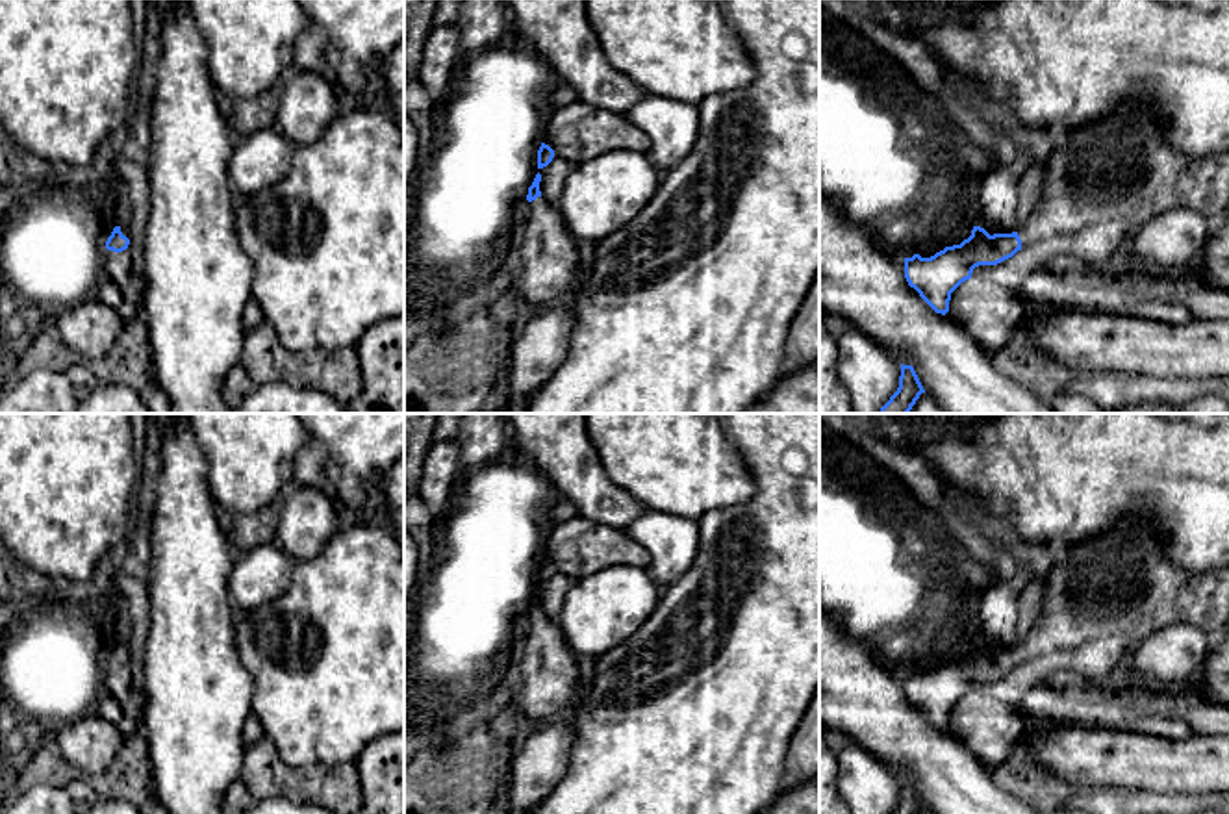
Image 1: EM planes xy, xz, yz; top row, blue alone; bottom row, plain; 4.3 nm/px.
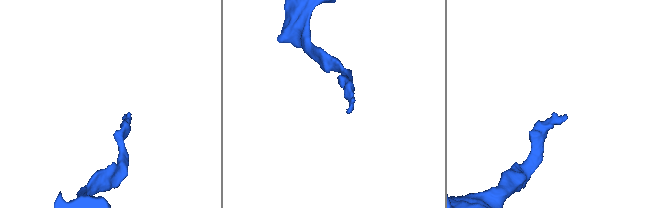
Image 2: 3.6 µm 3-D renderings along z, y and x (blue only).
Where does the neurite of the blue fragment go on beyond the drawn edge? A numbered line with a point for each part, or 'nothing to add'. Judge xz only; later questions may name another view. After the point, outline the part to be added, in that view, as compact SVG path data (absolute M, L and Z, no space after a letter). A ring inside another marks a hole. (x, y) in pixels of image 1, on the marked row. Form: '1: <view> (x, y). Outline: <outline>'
1: xz (553, 258). Outline: M543 197L530 202L521 245L523 269L517 282L517 299L532 304L536 312L567 295L588 256L588 248L567 230L556 204Z

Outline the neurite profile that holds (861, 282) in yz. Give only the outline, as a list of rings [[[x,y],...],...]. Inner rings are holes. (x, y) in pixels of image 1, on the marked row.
[[[819,193],[819,312],[829,313],[834,324],[851,323],[882,345],[892,356],[897,358],[903,365],[912,365],[925,393],[947,413],[1055,413],[1049,401],[1040,401],[1031,391],[1010,380],[1008,376],[999,375],[992,360],[979,349],[977,341],[957,323],[949,319],[949,315],[936,313],[921,297],[919,293],[908,286],[905,278],[905,256],[893,254],[886,250],[873,239],[869,228],[853,223],[845,217],[829,198]]]

